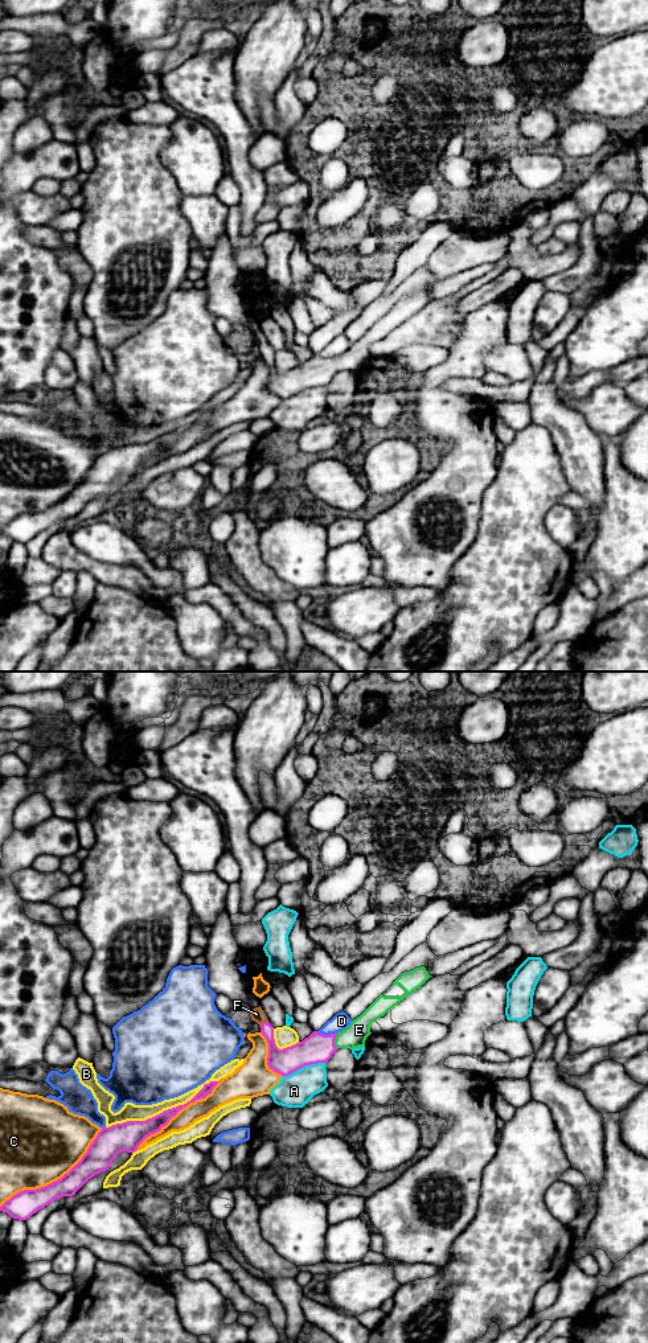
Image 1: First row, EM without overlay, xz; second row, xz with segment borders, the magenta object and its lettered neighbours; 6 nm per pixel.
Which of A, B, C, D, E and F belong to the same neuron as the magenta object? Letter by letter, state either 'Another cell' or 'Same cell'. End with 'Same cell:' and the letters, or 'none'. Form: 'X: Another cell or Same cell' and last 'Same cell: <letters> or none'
A: Another cell
B: Another cell
C: Another cell
D: Another cell
E: Same cell
F: Same cell
Same cell: E, F

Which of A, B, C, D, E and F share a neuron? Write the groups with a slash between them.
A / B / C / D / E F

